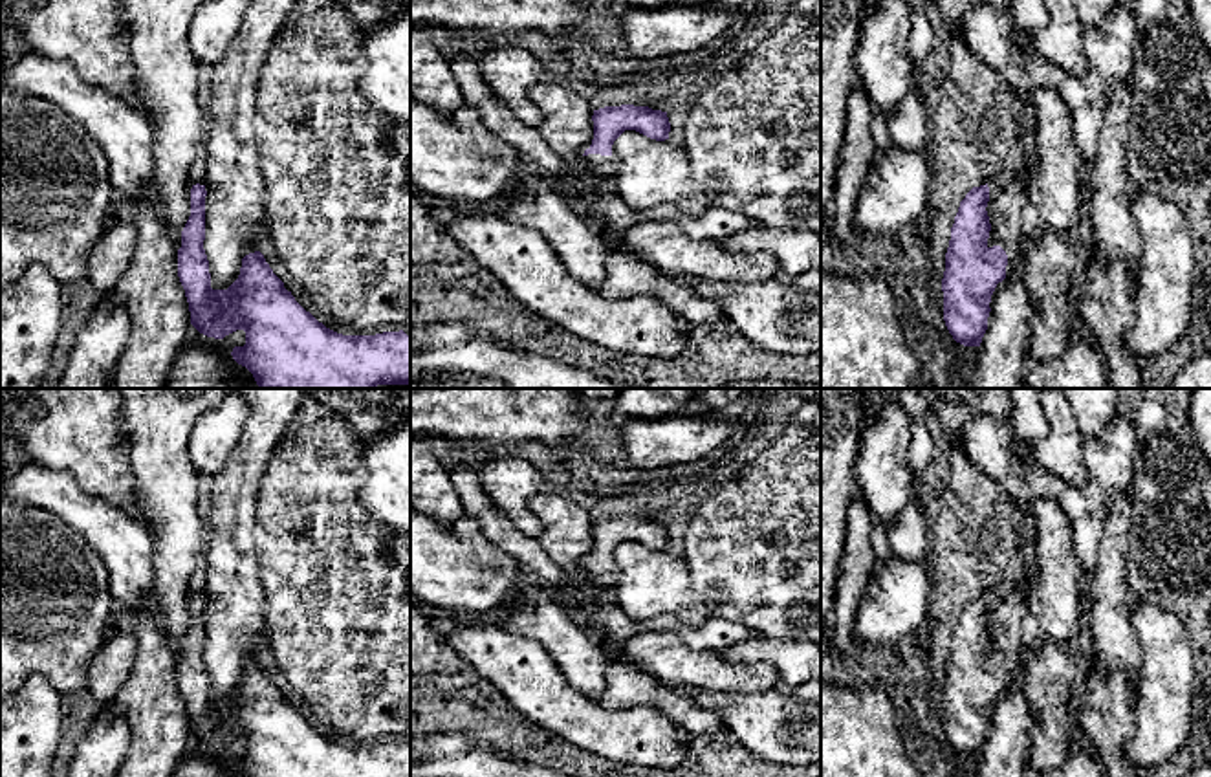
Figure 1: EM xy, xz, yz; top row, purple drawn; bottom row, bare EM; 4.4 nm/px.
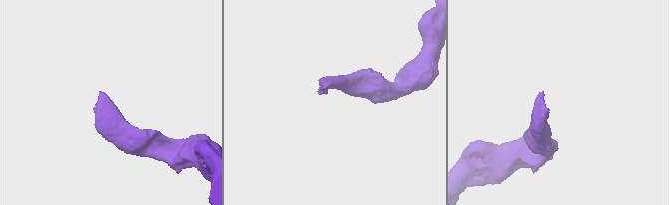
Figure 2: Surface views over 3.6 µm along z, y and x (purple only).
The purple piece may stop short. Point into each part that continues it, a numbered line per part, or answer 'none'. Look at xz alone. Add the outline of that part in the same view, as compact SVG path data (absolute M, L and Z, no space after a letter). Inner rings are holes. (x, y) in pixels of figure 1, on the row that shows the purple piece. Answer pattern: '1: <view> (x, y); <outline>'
1: xz (594, 165); M588 154L579 161L579 172L590 180L614 180L617 172L617 159L614 156Z

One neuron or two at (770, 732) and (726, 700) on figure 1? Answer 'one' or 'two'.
one

